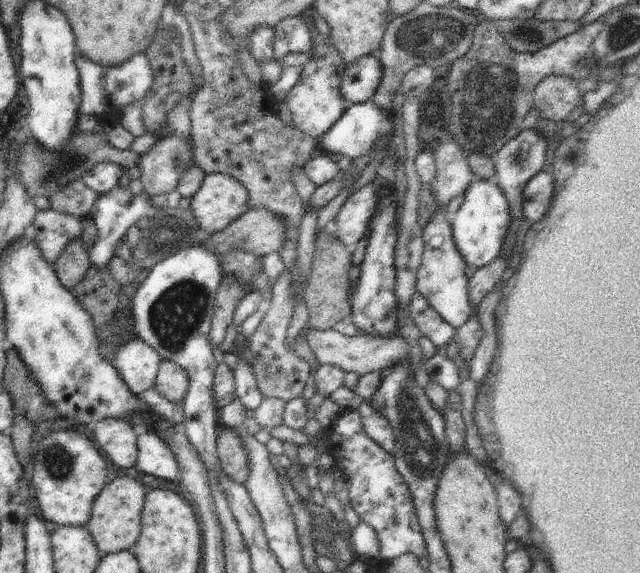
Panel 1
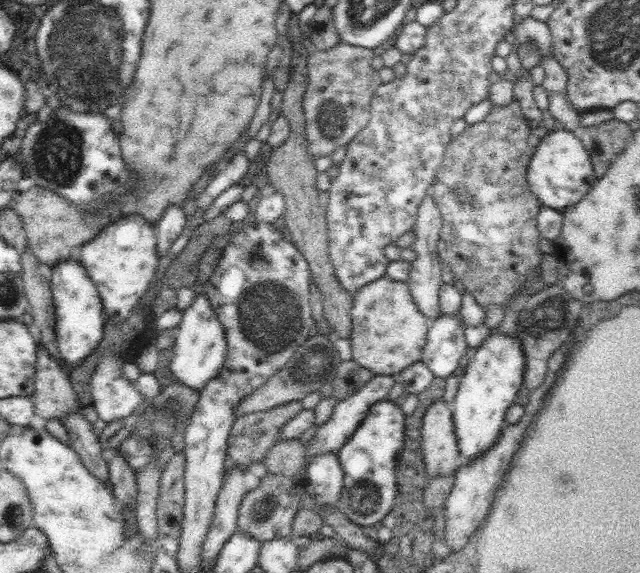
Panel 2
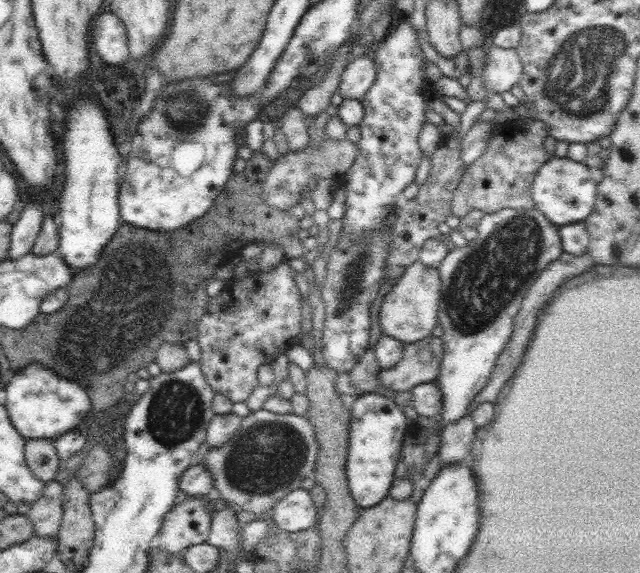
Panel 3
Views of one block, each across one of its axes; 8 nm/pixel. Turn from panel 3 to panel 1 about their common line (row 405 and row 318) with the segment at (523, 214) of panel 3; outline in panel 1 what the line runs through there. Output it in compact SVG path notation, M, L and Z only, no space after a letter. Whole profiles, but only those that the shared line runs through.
M444 138L445 142L433 147L432 153L436 155L436 176L431 180L432 196L435 202L435 210L427 224L423 226L423 253L421 256L421 265L416 276L417 292L420 296L424 296L424 300L440 314L440 316L451 324L455 329L459 329L470 316L475 313L475 306L470 304L468 298L468 276L466 268L468 264L456 244L452 236L451 216L446 212L446 208L450 202L465 194L470 188L470 184L474 181L472 169L468 164L467 154L461 151L462 145L458 144L454 138Z

